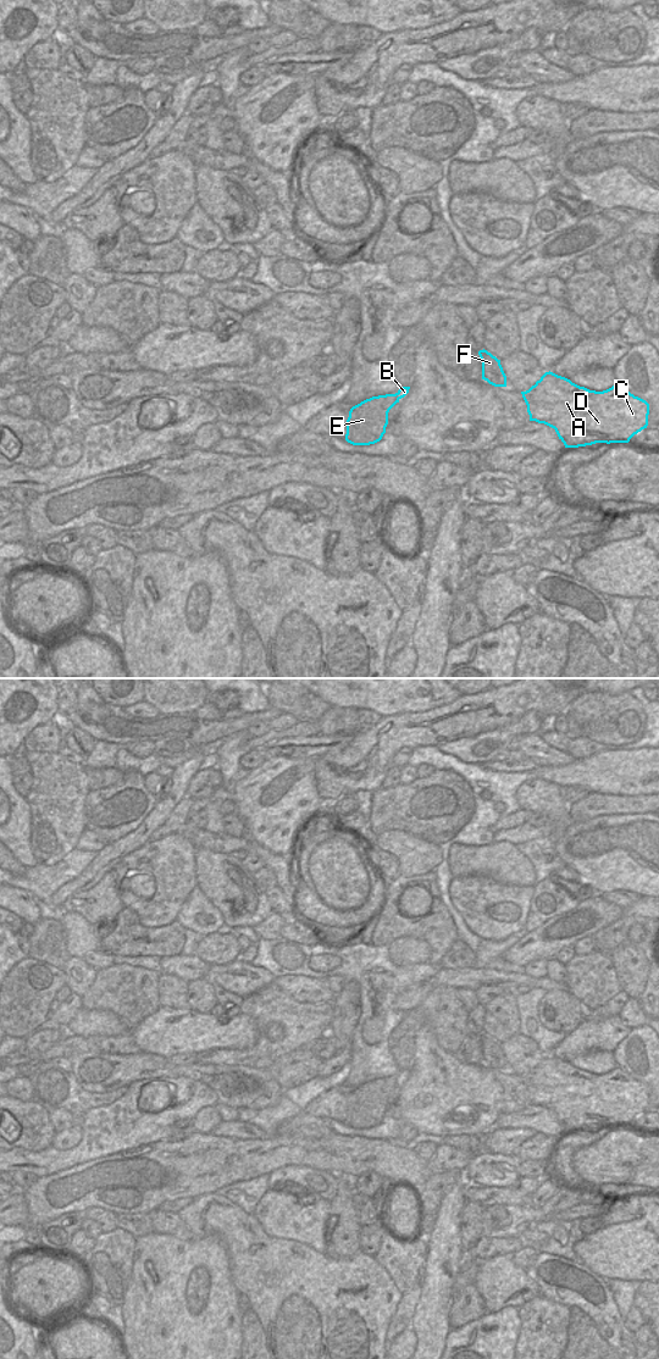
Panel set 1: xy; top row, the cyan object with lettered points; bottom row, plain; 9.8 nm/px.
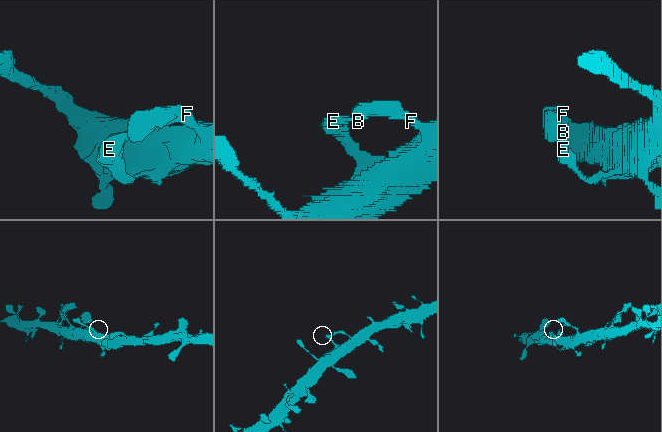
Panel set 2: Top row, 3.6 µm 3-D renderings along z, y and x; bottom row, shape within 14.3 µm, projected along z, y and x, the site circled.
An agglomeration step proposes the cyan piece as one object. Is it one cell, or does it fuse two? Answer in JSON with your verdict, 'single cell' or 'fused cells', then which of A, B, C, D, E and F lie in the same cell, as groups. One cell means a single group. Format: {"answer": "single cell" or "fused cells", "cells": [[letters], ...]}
{"answer": "single cell", "cells": [["A", "B", "C", "D", "E", "F"]]}

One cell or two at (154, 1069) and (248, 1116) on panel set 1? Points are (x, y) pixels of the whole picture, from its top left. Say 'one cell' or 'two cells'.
two cells

